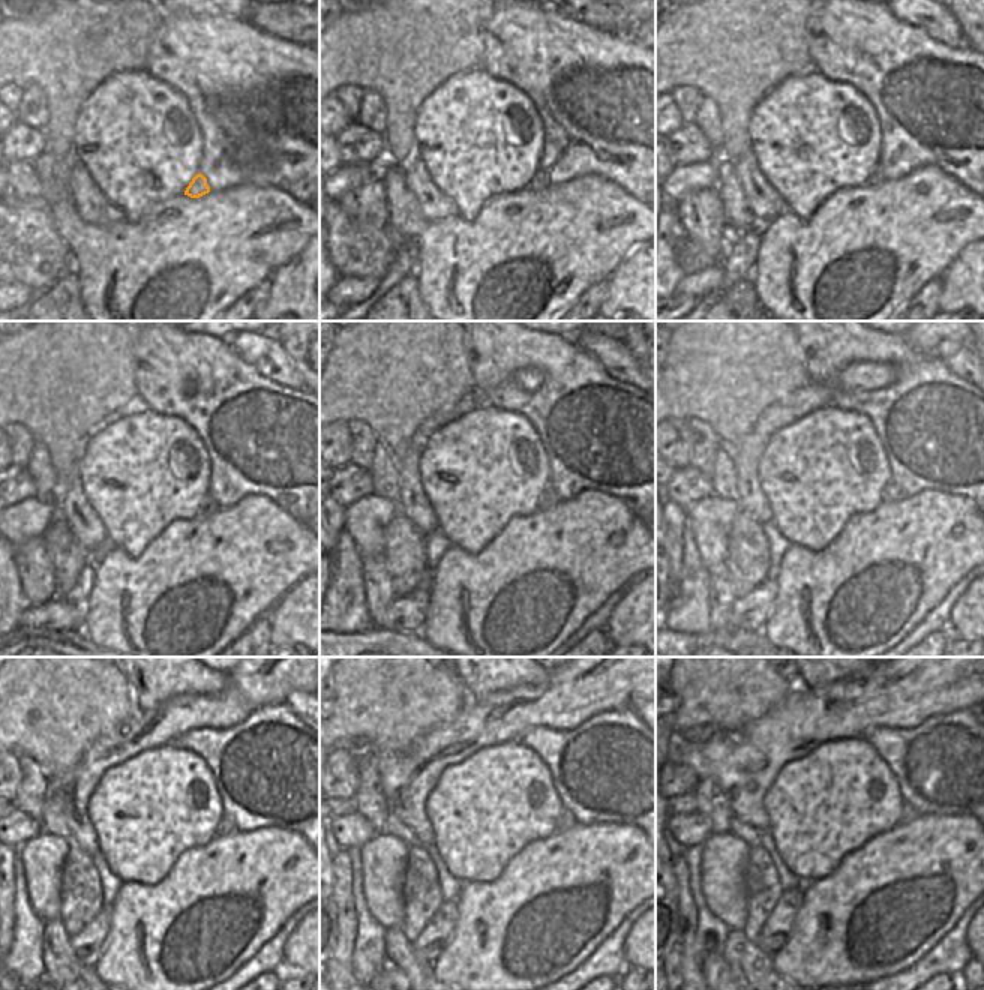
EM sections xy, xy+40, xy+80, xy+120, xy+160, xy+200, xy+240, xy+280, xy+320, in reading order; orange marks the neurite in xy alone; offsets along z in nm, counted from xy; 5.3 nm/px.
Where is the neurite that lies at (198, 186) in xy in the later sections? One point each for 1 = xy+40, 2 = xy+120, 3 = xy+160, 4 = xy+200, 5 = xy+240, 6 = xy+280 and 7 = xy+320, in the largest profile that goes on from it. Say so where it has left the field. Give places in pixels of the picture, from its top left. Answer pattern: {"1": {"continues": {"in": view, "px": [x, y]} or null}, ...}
{"1": {"continues": {"in": "xy+40", "px": [539, 180]}}, "2": {"continues": {"in": "xy+120", "px": [207, 506]}}, "3": {"continues": {"in": "xy+160", "px": [548, 498]}}, "4": {"continues": {"in": "xy+200", "px": [891, 492]}}, "5": {"continues": {"in": "xy+240", "px": [225, 827]}}, "6": {"continues": {"in": "xy+280", "px": [566, 819]}}, "7": {"continues": {"in": "xy+320", "px": [909, 813]}}}

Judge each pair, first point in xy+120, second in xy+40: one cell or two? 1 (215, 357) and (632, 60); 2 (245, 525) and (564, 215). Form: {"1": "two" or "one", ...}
{"1": "one", "2": "one"}

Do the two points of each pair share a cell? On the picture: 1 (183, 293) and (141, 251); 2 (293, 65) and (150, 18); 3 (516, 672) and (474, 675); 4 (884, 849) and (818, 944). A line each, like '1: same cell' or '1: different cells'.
1: same cell
2: different cells
3: same cell
4: same cell

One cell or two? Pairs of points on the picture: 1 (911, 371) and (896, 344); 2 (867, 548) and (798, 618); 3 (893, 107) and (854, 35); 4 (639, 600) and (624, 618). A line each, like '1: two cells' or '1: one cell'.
1: one cell
2: one cell
3: one cell
4: one cell

